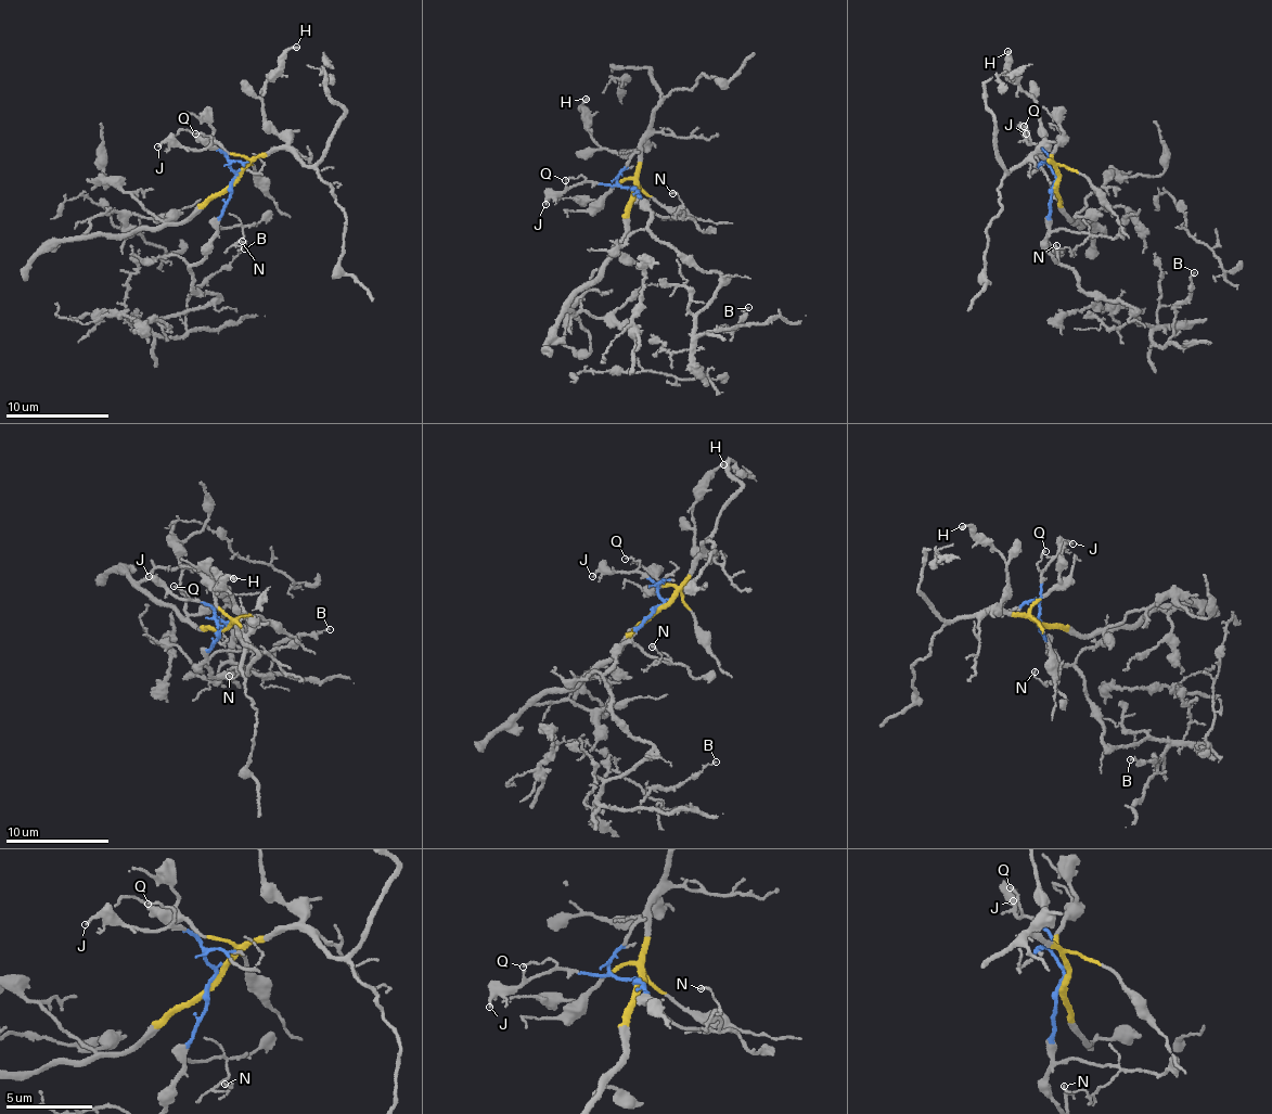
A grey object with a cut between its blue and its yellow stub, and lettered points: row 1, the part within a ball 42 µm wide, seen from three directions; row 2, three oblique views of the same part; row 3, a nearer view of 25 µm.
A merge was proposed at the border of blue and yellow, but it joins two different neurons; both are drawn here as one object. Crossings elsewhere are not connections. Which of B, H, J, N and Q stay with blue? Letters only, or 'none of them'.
B, J, N, Q

